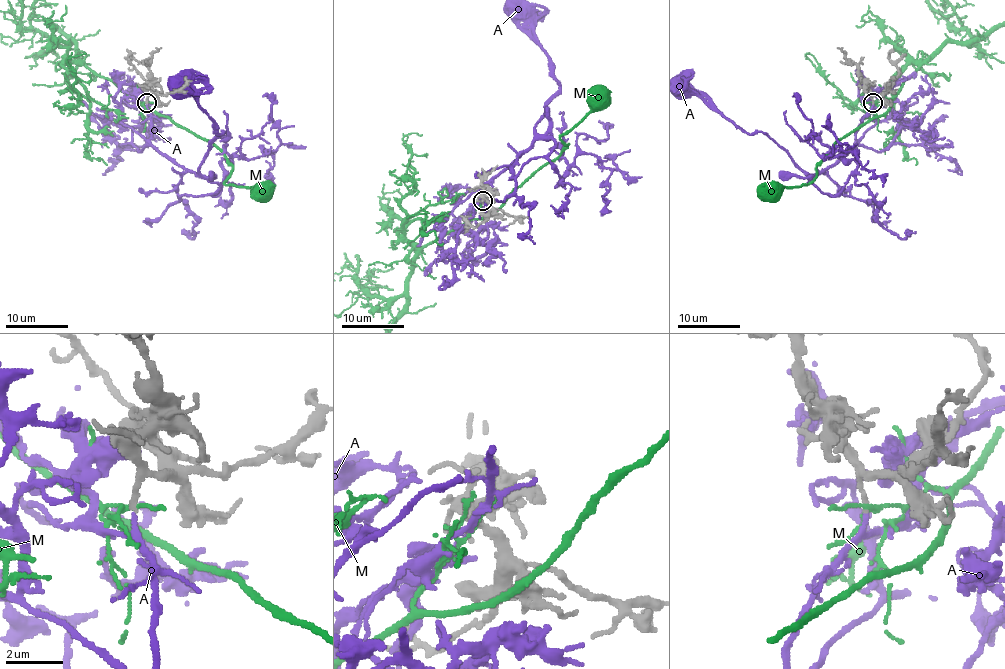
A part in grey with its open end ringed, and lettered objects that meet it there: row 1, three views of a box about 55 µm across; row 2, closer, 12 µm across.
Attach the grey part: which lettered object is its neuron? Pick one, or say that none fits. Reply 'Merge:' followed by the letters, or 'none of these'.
Merge: A

